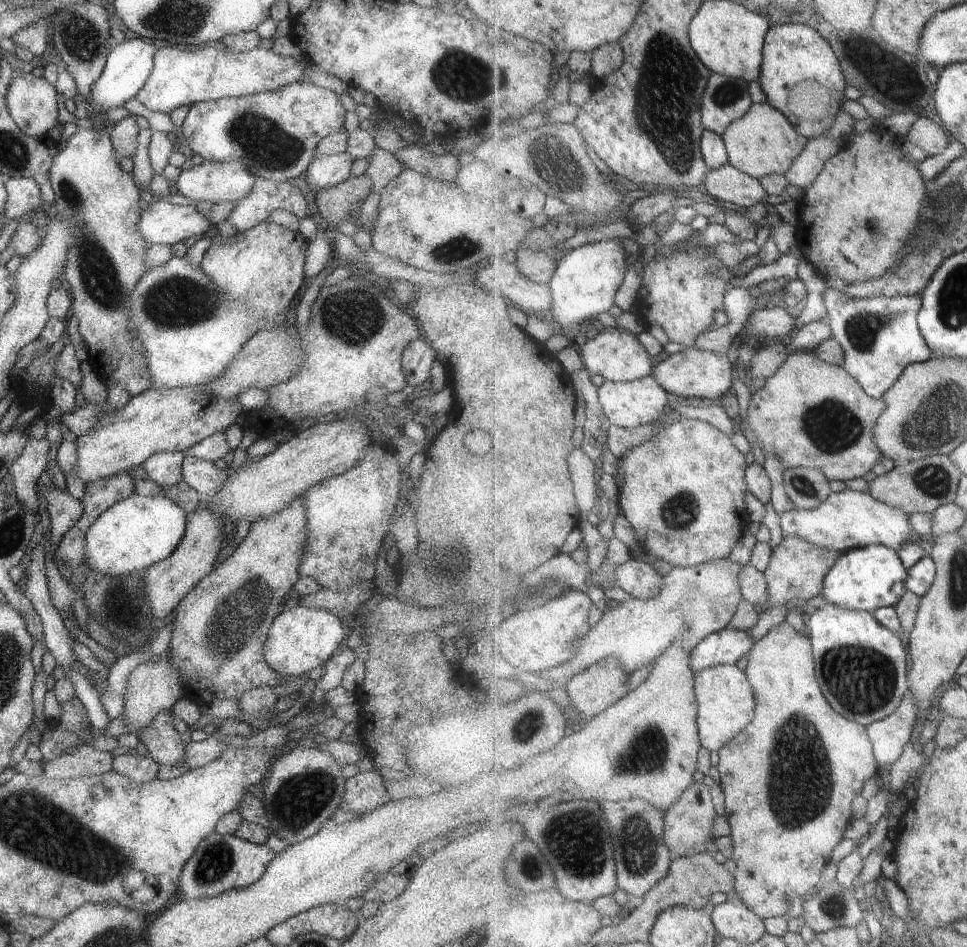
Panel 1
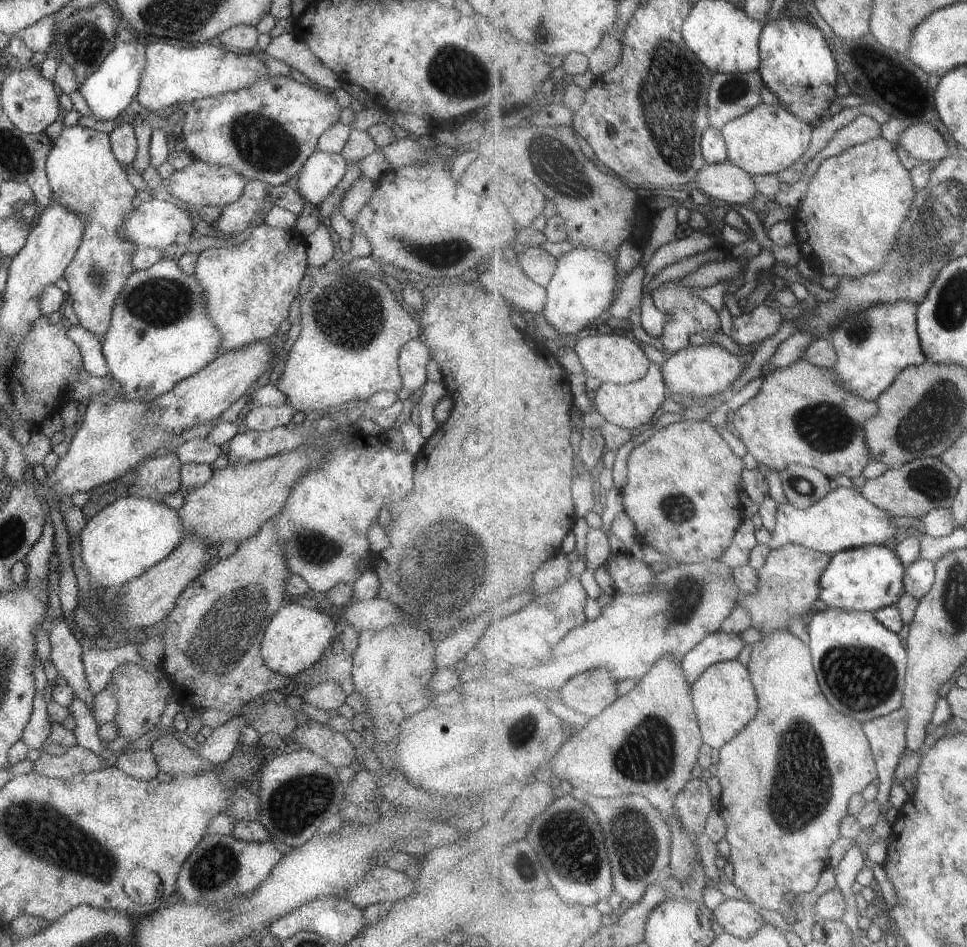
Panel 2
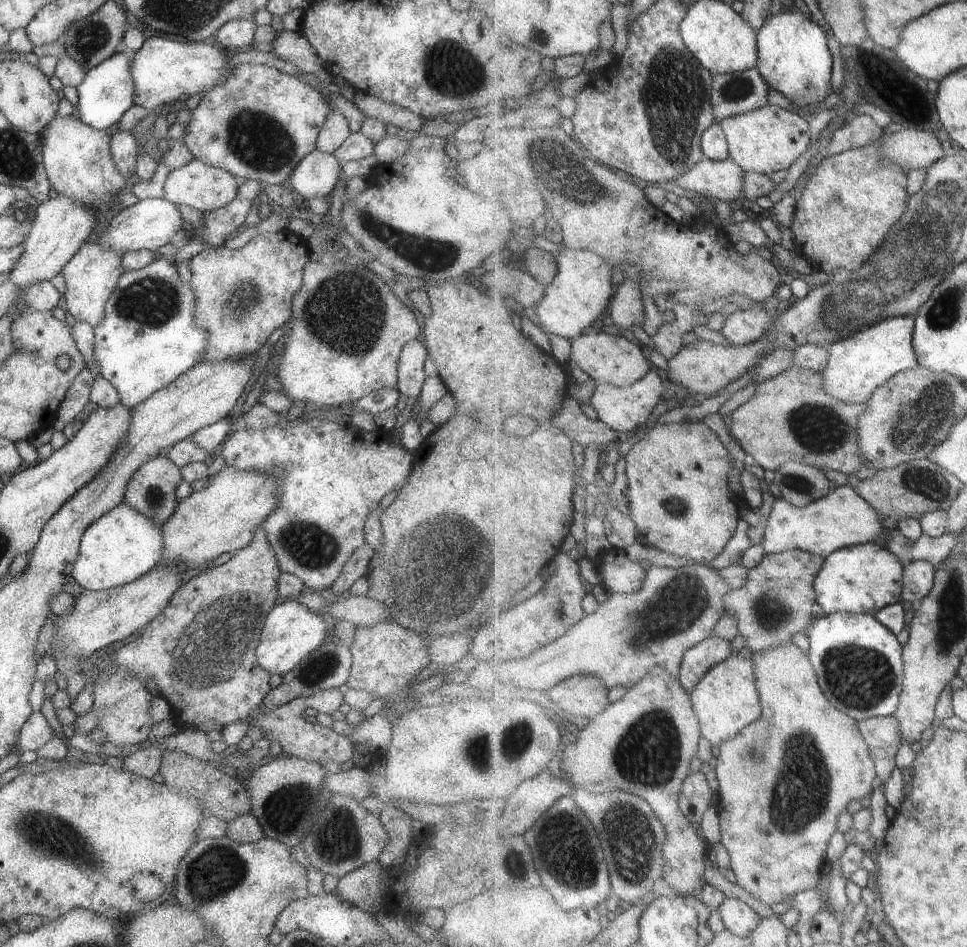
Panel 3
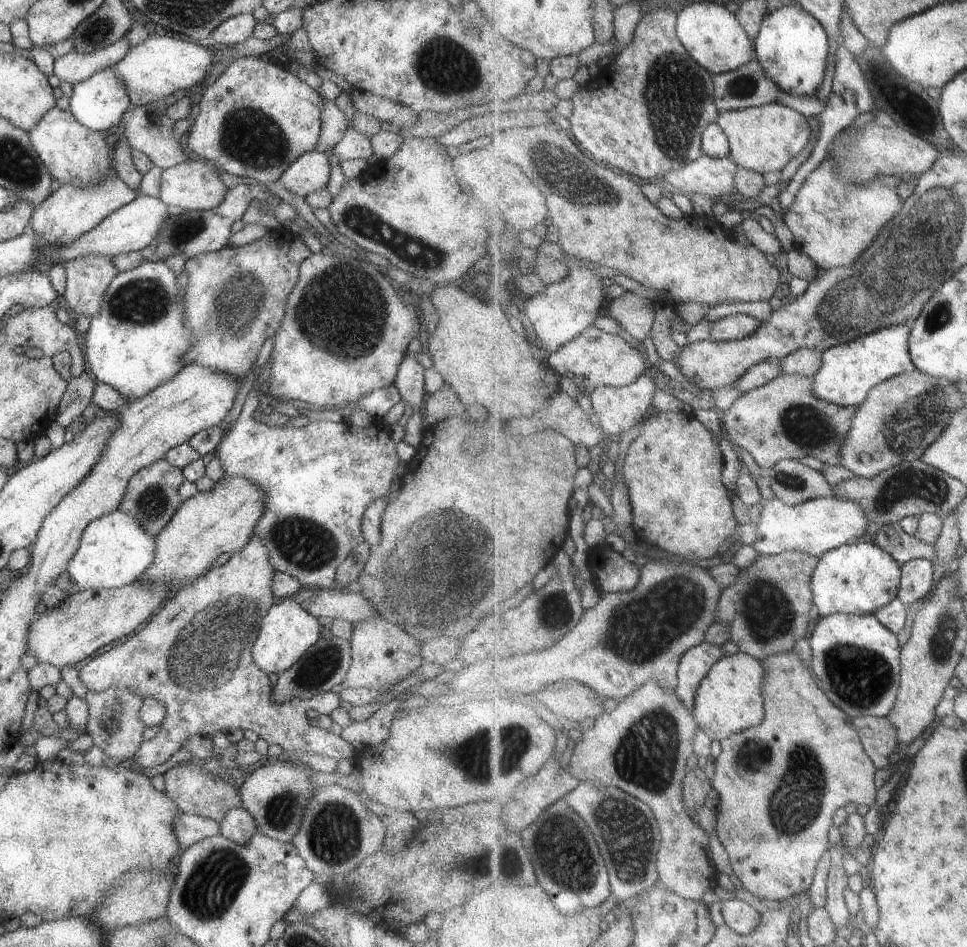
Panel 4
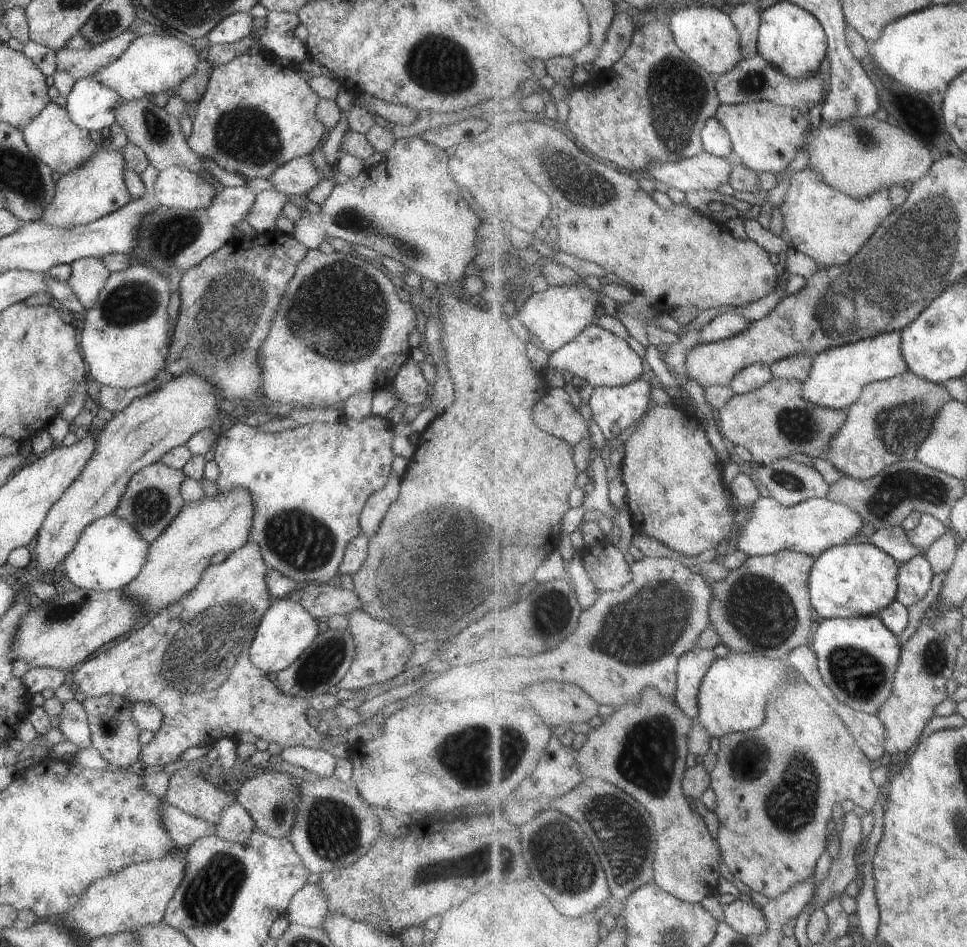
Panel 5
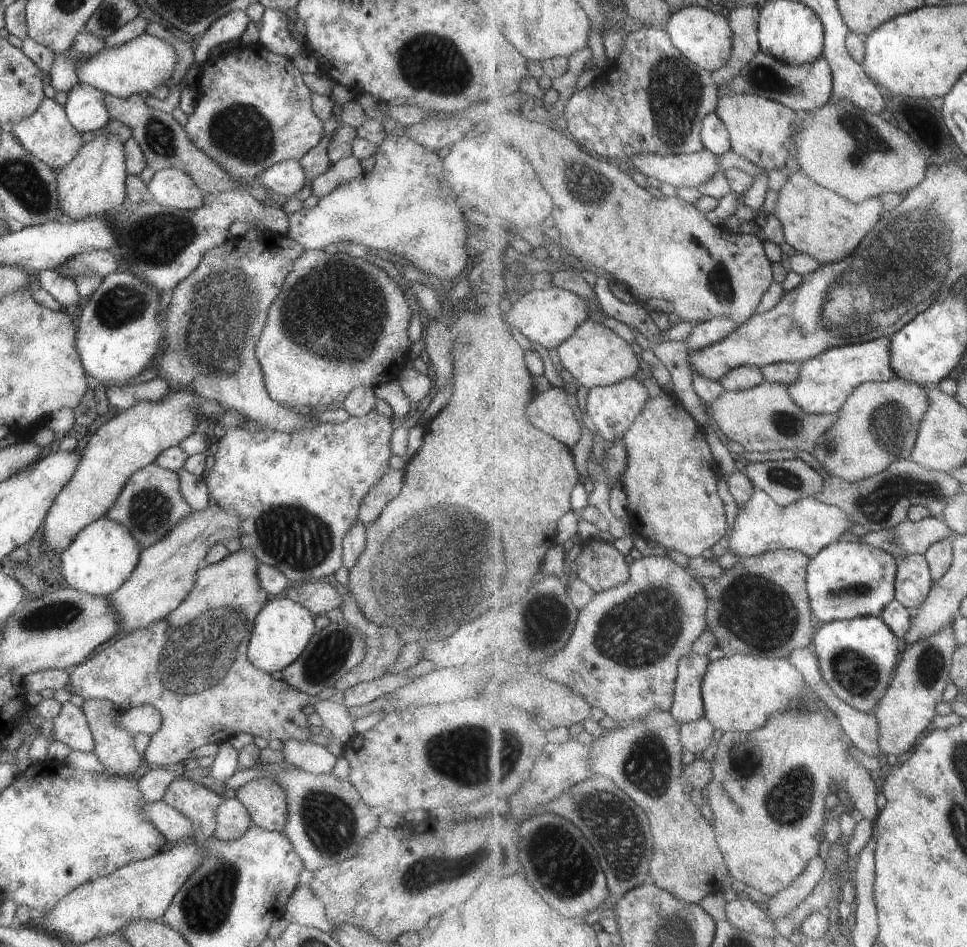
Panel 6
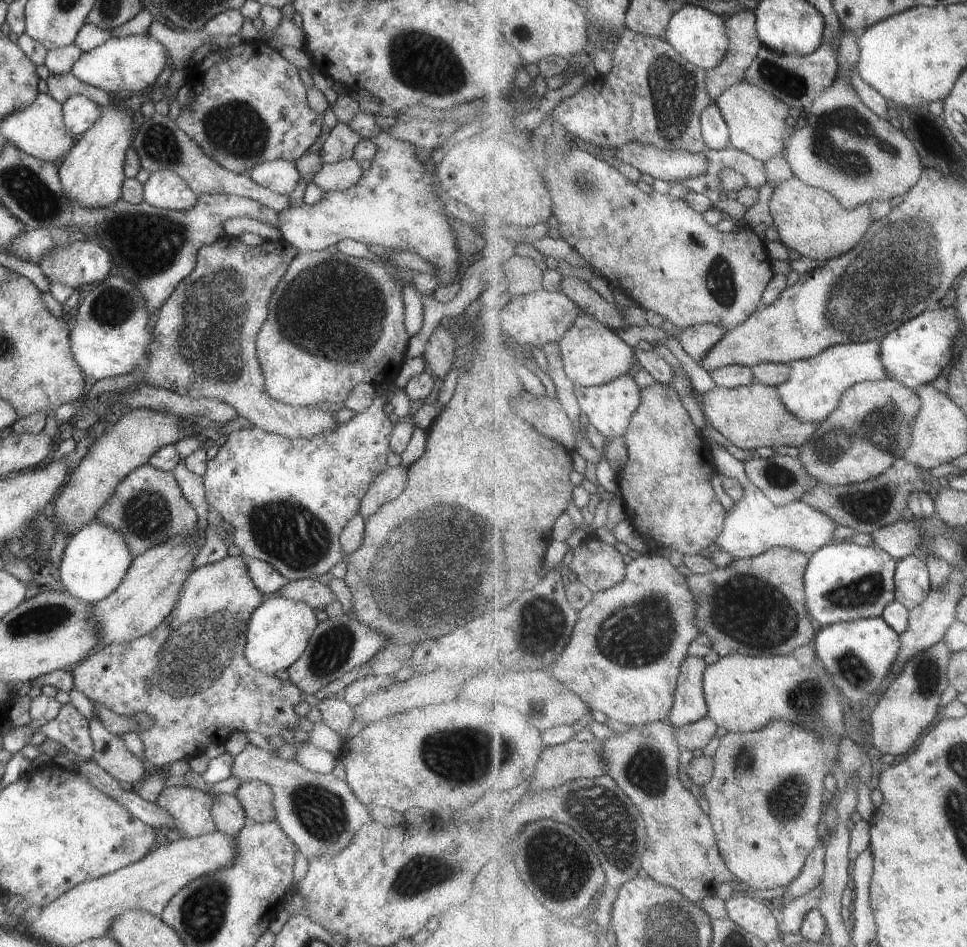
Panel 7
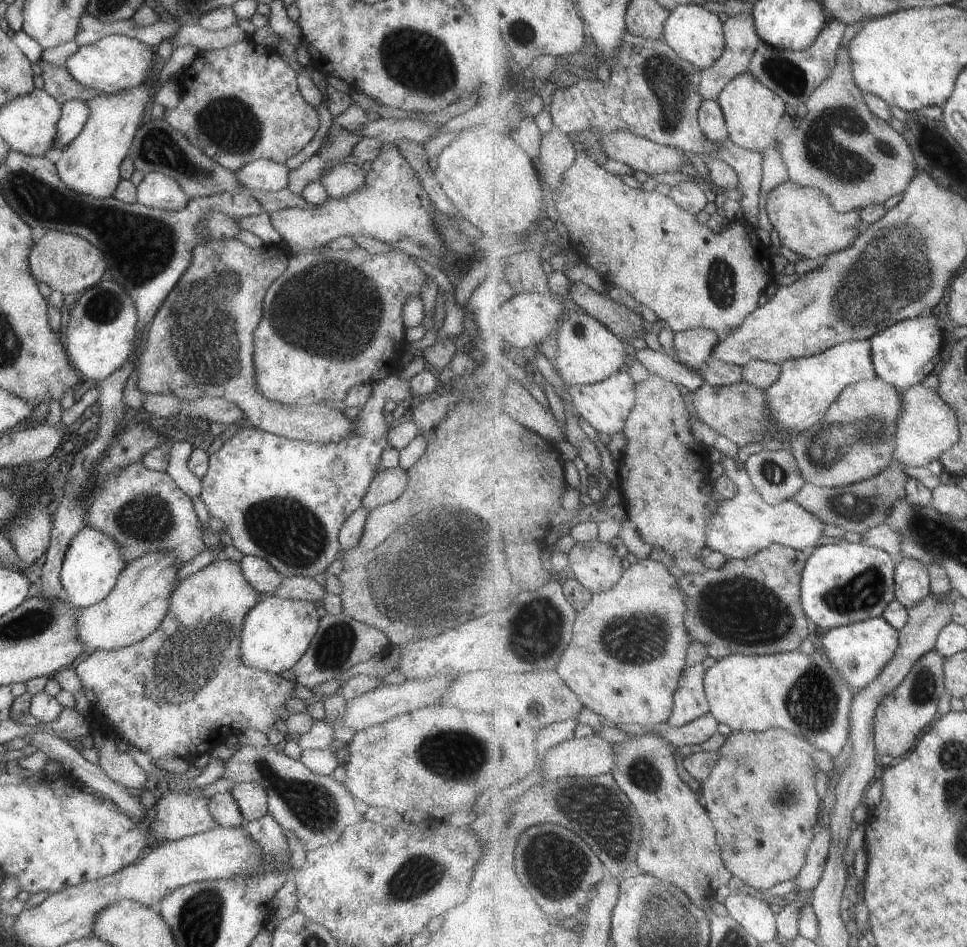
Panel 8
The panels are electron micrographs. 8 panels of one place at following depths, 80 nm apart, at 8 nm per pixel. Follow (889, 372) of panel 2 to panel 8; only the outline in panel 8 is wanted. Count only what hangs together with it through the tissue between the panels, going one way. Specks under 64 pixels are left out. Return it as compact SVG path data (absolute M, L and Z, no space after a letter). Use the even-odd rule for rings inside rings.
M844 342L824 353L802 359L789 359L780 365L779 380L767 390L772 417L786 430L801 434L824 420L828 410L836 404L848 386L878 377L873 362L872 342Z

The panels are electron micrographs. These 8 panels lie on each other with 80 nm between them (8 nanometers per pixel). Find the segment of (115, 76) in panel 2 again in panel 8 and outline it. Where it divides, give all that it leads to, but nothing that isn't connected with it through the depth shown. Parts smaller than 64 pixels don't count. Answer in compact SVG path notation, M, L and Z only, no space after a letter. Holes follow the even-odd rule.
M69 99L60 105L60 117L55 125L53 155L81 132L88 116L89 109L84 100Z

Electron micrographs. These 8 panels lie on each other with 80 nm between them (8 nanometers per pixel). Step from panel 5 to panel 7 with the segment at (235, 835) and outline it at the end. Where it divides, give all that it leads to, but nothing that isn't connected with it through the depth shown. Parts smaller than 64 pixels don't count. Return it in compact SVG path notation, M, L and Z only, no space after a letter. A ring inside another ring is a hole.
M213 794L210 815L216 830L230 837L235 837L245 824L244 810L235 795Z

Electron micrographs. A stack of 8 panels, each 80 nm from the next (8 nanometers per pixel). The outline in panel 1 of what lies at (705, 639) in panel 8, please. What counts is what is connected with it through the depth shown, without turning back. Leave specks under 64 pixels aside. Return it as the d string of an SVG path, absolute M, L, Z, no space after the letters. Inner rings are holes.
M799 536L784 538L773 551L769 568L764 573L767 578L769 602L755 604L755 608L764 611L784 605L787 607L798 606L803 609L806 604L810 604L811 598L824 593L825 578L828 577L829 570L836 566L837 558L841 556L840 552L825 550Z

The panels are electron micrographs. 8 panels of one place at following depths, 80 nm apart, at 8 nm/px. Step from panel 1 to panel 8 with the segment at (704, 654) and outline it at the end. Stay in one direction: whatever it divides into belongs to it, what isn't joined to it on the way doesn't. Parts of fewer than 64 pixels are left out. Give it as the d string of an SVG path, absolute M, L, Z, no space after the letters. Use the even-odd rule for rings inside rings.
M702 663L684 668L674 694L673 714L668 720L672 727L688 725L710 713L705 677L706 670Z

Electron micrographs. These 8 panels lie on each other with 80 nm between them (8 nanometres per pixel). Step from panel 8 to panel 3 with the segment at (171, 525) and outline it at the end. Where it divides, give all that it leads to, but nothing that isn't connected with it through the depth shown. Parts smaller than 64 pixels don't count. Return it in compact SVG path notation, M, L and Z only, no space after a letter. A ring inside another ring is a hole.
M157 455L141 465L131 476L125 488L123 503L131 510L137 510L139 514L147 516L153 524L162 526L167 518L173 514L179 502L175 497L175 490L181 482L180 468L168 460L166 456Z

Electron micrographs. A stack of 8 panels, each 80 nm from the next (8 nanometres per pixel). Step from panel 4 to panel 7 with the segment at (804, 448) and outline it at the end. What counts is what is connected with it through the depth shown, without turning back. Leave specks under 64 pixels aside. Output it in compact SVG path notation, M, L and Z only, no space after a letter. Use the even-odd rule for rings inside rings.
M755 382L748 387L728 389L715 386L700 397L706 421L721 432L732 444L745 450L765 446L794 446L801 448L816 433L821 423L801 422L786 407L776 387Z

